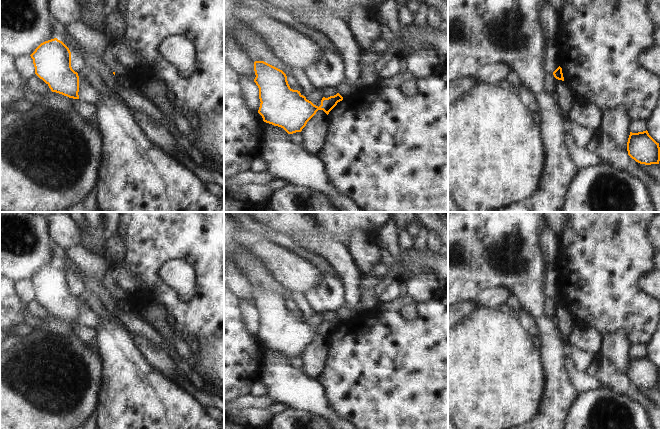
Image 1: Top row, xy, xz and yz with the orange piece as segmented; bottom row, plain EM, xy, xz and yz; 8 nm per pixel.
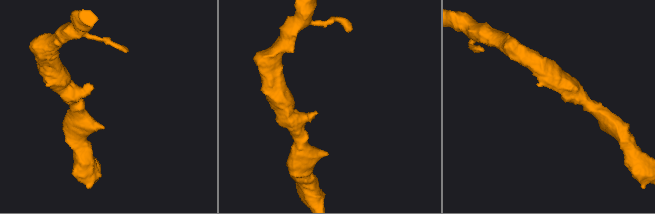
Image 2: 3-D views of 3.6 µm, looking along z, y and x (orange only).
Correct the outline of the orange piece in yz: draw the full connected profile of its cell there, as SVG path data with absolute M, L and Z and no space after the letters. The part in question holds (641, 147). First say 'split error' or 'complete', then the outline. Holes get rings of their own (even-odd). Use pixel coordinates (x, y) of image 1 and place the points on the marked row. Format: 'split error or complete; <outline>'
complete; M647 130L638 133L630 132L627 151L628 155L640 164L659 164L659 143L649 135Z

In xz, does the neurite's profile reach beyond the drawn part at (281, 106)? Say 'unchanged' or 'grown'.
unchanged

